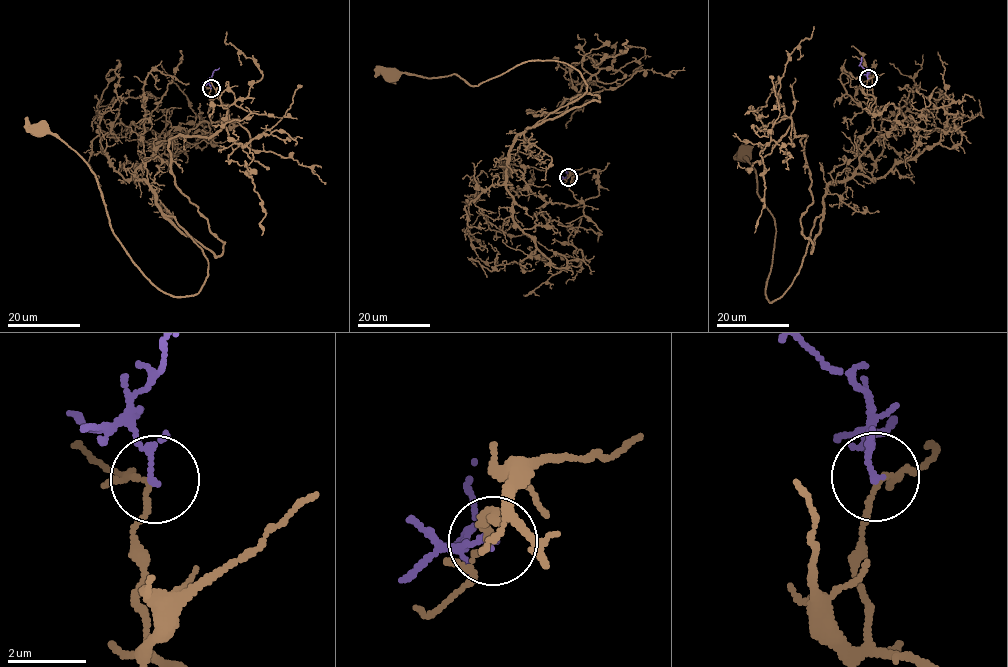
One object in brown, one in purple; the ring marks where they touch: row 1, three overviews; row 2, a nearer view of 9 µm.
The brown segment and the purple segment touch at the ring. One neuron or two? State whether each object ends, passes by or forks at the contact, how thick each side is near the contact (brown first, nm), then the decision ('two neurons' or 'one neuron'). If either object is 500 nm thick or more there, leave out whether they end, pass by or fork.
brown forks | purple passes by | 100/110 nm | two neurons

